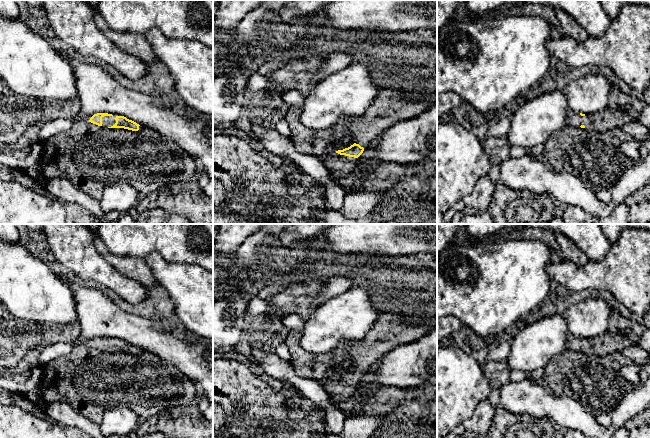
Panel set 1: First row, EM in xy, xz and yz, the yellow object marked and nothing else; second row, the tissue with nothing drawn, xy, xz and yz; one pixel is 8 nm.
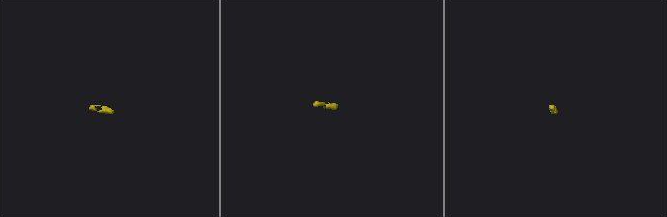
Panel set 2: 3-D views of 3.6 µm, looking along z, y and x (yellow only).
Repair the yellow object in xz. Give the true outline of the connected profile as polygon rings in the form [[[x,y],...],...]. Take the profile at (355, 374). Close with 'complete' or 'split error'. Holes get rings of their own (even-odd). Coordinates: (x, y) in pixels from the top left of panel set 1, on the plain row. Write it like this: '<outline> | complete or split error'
[[[412,305],[383,313],[365,337],[350,350],[354,368],[336,377],[358,382],[368,368],[386,353],[422,338],[435,327],[437,316],[420,319],[415,316]]] | split error

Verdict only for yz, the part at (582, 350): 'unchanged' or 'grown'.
grown

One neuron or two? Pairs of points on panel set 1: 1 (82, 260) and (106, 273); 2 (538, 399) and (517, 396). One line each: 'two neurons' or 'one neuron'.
1: one neuron
2: one neuron

